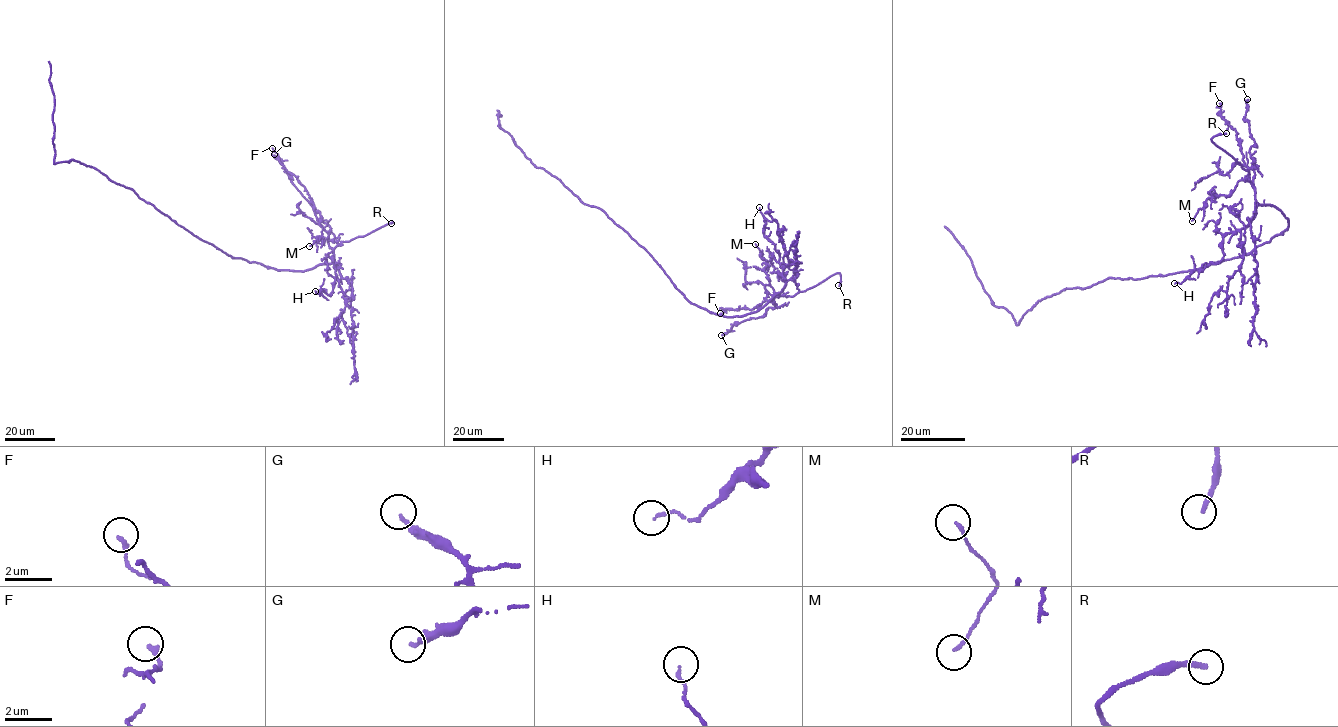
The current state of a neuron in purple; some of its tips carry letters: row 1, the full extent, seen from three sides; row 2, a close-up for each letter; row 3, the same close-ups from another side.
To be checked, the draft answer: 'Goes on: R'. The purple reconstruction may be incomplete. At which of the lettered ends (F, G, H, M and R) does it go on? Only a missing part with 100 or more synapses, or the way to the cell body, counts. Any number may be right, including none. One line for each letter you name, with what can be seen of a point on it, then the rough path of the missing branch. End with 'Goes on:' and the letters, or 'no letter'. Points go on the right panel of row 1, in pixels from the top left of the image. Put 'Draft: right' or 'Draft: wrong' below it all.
R: Place: (1226, 133). Course of what is missing: (1226, 133), (1236, 135), (1257, 157)
Goes on: R
Draft: right

